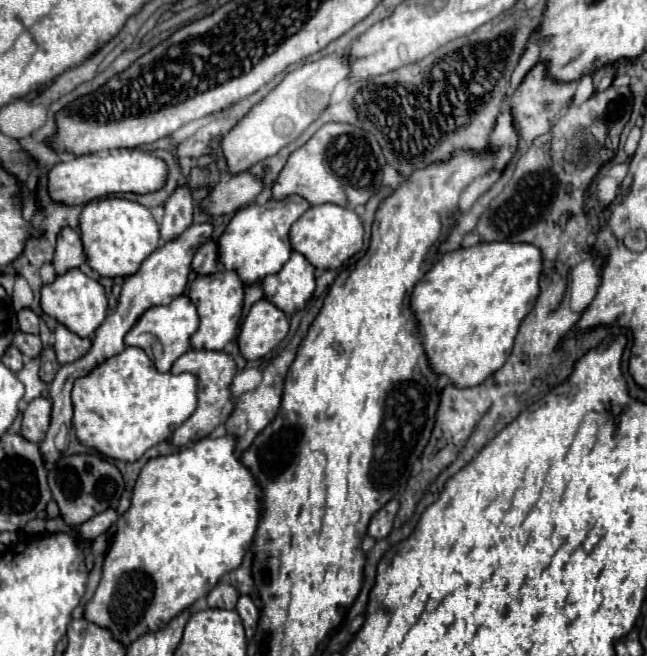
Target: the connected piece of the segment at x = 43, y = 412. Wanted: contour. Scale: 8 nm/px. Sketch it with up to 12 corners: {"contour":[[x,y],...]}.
{"contour":[[34,398],[22,414],[22,434],[42,442],[50,398]]}

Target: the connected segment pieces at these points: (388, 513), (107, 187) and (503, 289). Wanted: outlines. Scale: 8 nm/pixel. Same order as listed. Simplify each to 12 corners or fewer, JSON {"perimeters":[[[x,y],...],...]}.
{"perimeters":[[[392,500],[380,508],[370,524],[368,536],[388,538],[398,512]],[[144,150],[60,162],[48,172],[54,202],[164,188],[168,164]],[[542,250],[446,252],[410,306],[438,374],[476,386],[510,356]]]}

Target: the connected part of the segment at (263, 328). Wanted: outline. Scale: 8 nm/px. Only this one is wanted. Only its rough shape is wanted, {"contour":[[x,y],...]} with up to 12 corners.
{"contour":[[258,300],[238,338],[246,360],[268,356],[288,334],[290,316]]}

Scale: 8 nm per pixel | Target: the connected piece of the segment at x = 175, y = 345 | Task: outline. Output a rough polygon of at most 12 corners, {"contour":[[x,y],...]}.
{"contour":[[186,294],[152,306],[126,334],[168,372],[200,326]]}

